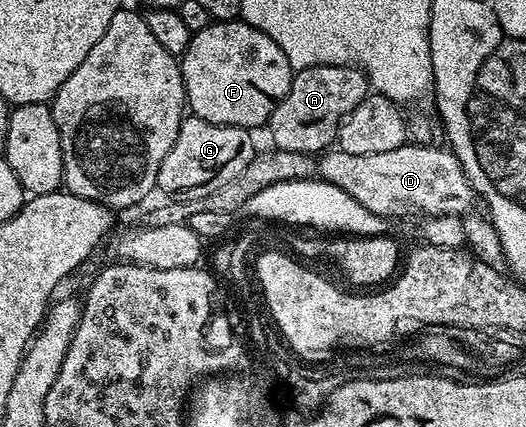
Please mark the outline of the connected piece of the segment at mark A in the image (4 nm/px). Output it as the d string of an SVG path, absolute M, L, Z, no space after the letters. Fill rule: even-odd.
M320 65L297 72L290 80L285 97L270 115L268 130L275 148L288 153L317 156L335 146L338 126L364 101L371 90L361 67L351 65Z

